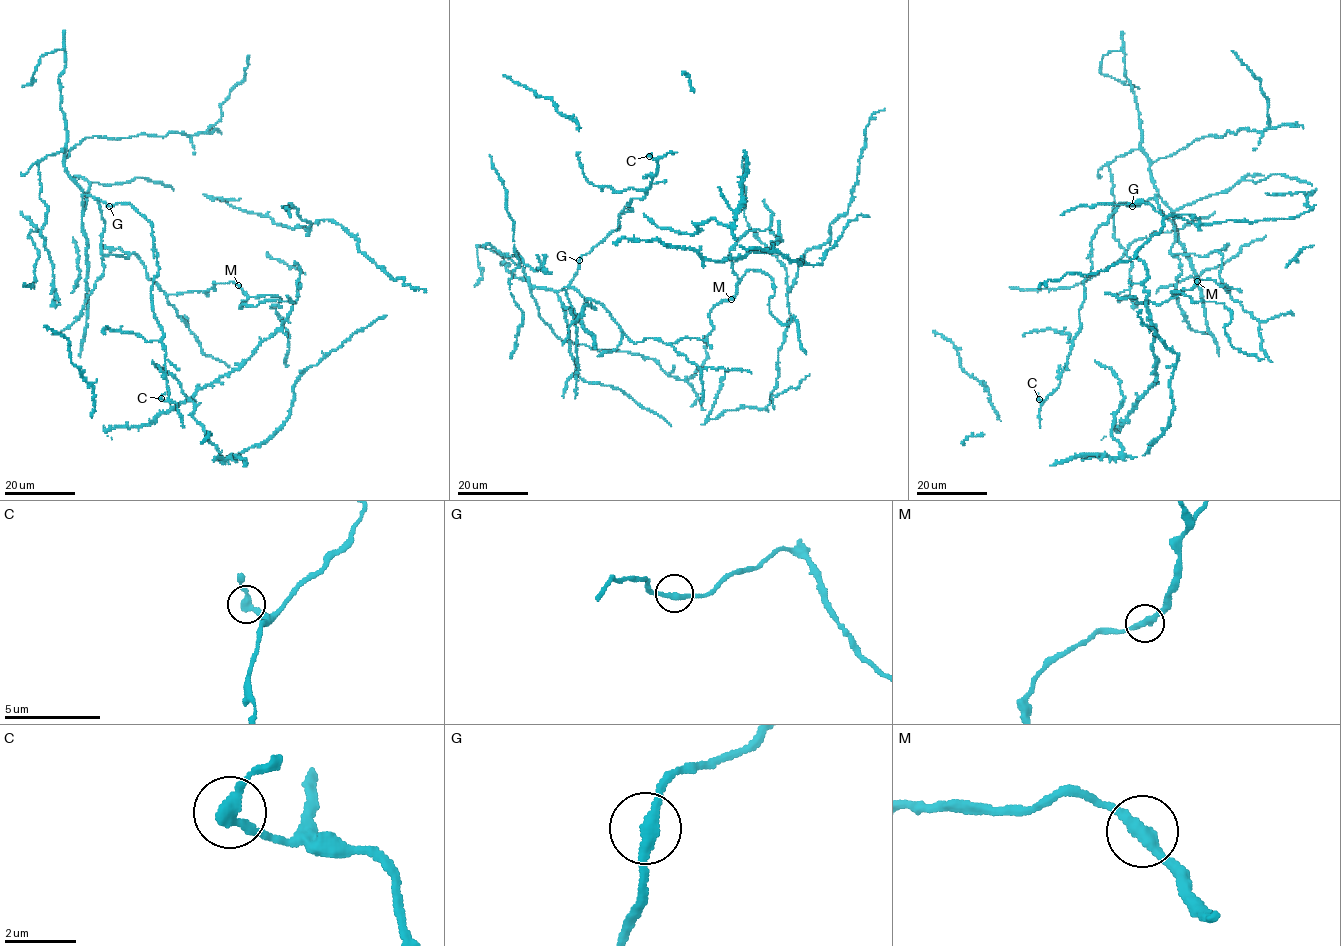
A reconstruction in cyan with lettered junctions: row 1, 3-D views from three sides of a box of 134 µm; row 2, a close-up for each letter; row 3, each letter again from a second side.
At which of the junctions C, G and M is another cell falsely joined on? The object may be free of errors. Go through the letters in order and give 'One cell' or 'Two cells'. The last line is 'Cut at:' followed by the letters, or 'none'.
C: One cell
G: One cell
M: One cell
Cut at: none

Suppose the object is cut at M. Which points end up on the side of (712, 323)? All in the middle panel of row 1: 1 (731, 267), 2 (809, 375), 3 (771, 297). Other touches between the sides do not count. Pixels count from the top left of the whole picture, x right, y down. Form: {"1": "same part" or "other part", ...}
{"1": "other part", "2": "same part", "3": "other part"}

